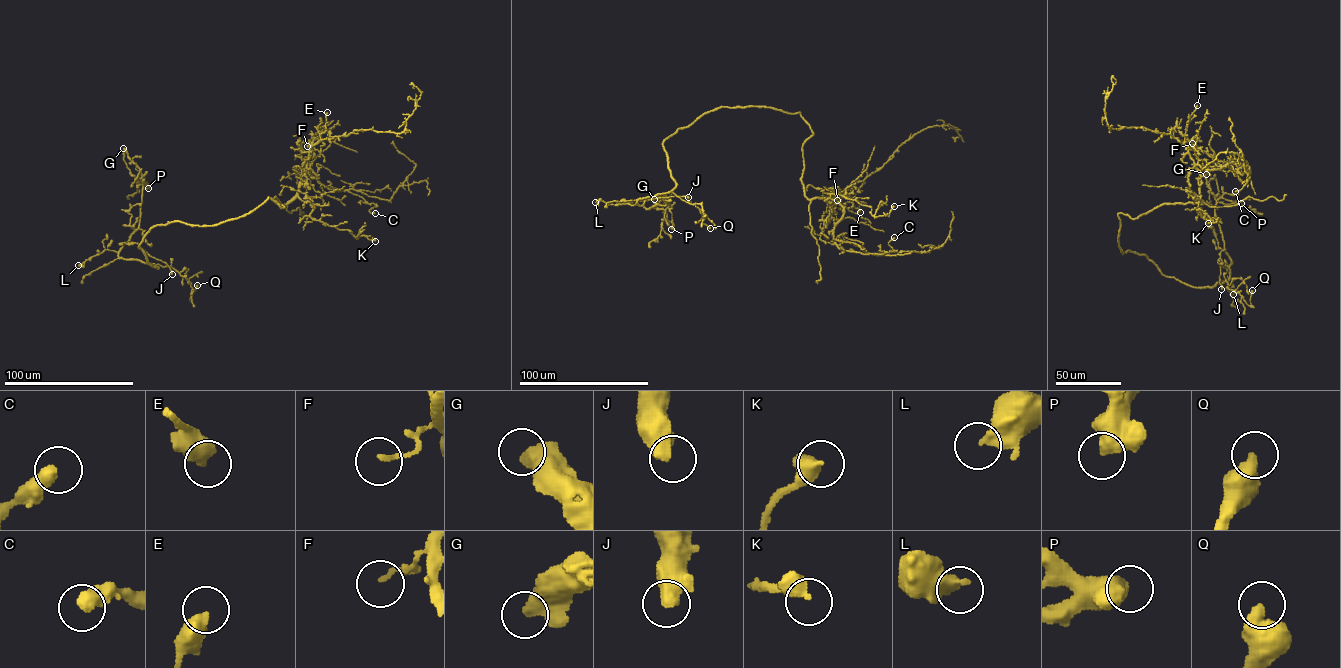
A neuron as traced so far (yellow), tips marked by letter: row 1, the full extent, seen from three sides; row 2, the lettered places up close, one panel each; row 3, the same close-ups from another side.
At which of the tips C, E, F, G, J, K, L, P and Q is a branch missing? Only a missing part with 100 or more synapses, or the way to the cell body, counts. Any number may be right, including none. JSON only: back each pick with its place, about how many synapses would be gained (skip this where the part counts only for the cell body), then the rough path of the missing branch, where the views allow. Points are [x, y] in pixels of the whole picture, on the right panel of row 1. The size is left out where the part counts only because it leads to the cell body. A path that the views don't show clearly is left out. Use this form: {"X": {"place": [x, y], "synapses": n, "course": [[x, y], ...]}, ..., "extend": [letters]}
{"extend": []}

